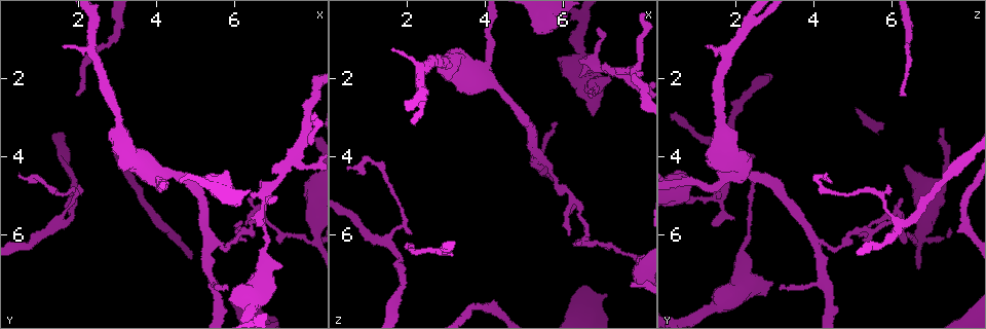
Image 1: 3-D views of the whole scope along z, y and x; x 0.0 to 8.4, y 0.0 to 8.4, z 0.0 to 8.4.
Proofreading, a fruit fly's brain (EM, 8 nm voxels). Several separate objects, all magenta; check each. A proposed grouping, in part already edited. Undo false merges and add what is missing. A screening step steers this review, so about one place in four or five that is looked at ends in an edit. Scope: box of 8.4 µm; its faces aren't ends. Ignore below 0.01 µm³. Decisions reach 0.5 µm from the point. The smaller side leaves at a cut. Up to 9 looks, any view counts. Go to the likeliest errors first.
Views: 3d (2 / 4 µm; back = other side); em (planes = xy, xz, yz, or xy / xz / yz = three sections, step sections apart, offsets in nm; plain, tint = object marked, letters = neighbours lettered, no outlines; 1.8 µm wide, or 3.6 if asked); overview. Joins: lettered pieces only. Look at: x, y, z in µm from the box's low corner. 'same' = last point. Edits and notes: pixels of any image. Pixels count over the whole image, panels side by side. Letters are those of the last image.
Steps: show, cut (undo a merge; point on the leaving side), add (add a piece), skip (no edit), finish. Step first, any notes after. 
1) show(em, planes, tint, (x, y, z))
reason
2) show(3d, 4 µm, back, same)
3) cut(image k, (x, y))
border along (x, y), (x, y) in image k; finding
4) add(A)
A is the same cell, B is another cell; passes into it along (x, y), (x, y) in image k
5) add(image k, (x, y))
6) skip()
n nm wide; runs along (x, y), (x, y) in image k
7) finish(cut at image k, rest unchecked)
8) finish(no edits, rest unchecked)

show(3d, 2 µm, (7.90, 6.15, 6.60))

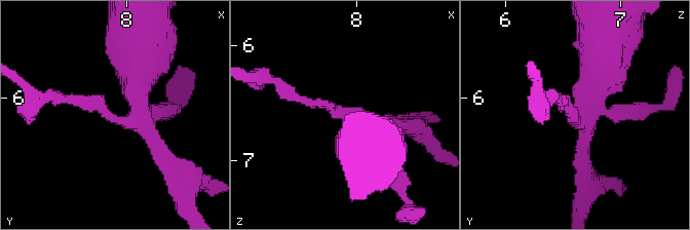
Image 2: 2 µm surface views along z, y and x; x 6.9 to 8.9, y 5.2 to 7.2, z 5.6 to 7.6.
show(em, xy, step 4, tint, (7.96, 6.16, 6.62))
4 arms

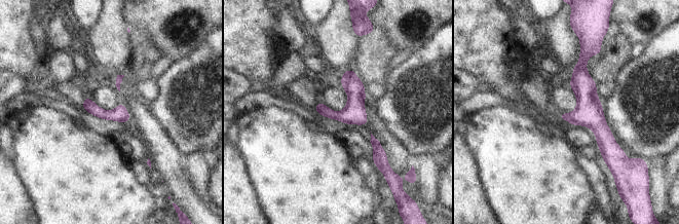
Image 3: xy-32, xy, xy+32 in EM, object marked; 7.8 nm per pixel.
show(em, planes, letters, same)

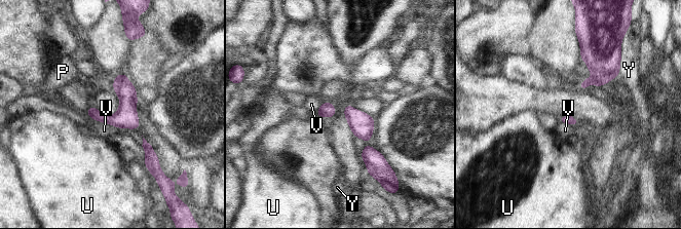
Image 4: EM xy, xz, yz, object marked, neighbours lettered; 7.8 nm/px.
skip()
70 nm wide; P, U, V and Y are other cells; border along (86, 114), (120, 128) in image 4; one cell here

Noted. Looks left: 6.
show(em, planes, letters, (6.65, 4.65, 2.45))
tapers out

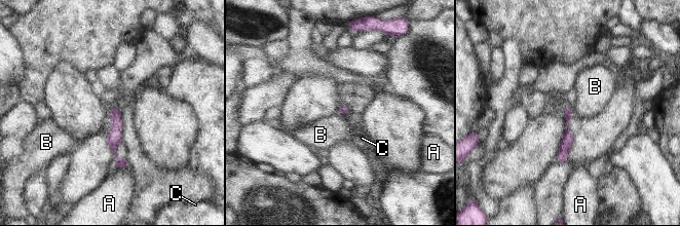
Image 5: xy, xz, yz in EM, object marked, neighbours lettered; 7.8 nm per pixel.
skip()
A touches over 100 nm; A, B and C are other cells; border along (570, 107), (573, 114) in image 5; no lettered piece goes on from it

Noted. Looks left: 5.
show(em, yz, step 4, letters, (7.75, 3.35, 7.30))
free end

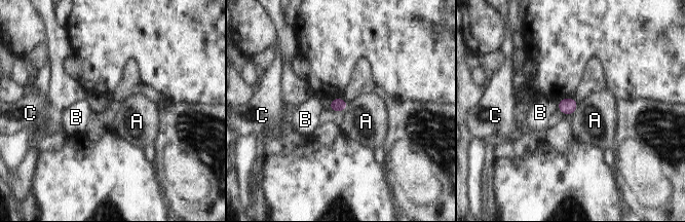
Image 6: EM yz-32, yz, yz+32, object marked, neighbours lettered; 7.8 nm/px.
show(em, planes, letters, same)
cut it another way

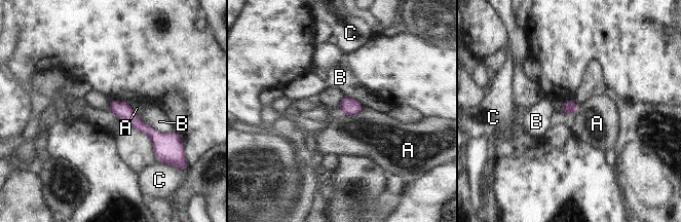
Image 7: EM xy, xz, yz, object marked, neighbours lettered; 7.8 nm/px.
skip()
A, B and C are other cells; border along (364, 107), (352, 114), (340, 113) in image 7; none of them fits

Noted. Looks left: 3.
show(em, 3.6 µm, planes, letters, (1.45, 5.80, 6.15))
branch point

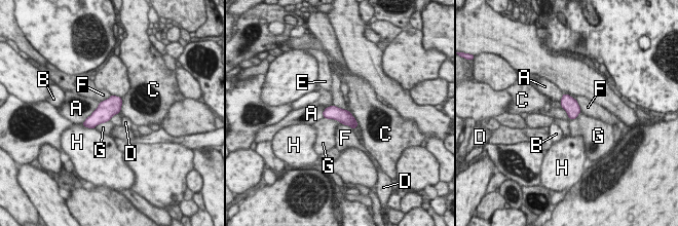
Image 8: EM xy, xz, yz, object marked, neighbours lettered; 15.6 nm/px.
skip()
A touches over 440 nm; A, B, C, D, E, F, G and H are other cells; border along (121, 98), (119, 112) in image 8; continuous, no second cell

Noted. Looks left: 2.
finish(no edits, rest unchecked)

